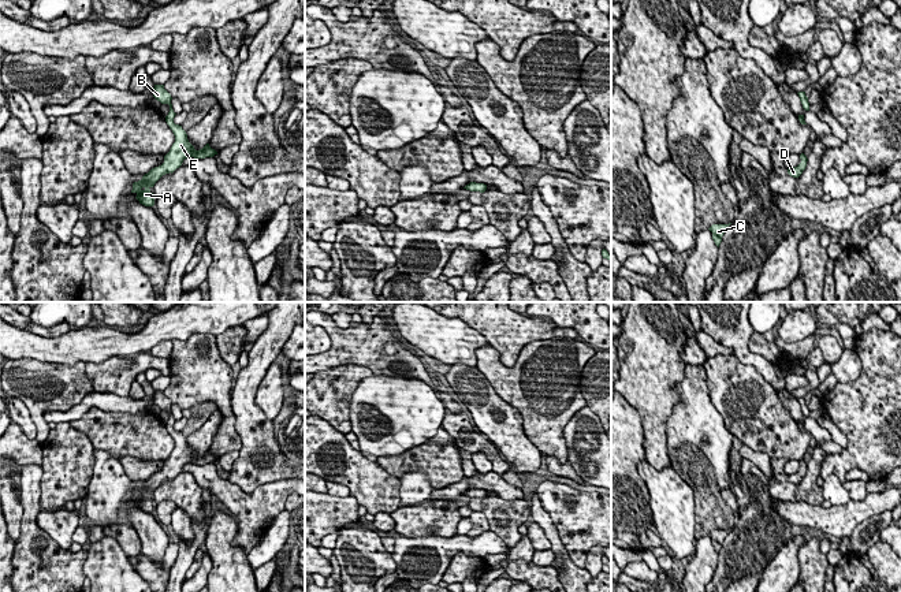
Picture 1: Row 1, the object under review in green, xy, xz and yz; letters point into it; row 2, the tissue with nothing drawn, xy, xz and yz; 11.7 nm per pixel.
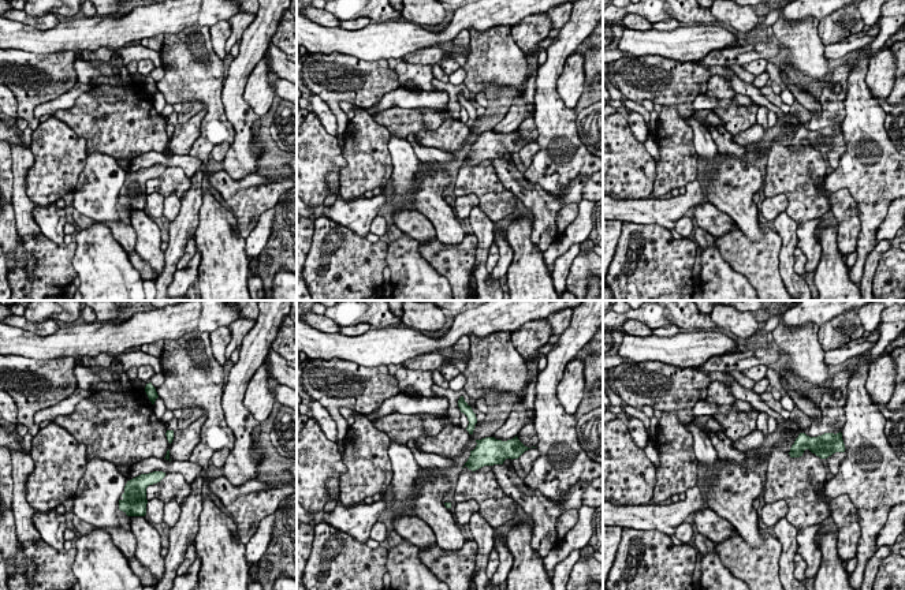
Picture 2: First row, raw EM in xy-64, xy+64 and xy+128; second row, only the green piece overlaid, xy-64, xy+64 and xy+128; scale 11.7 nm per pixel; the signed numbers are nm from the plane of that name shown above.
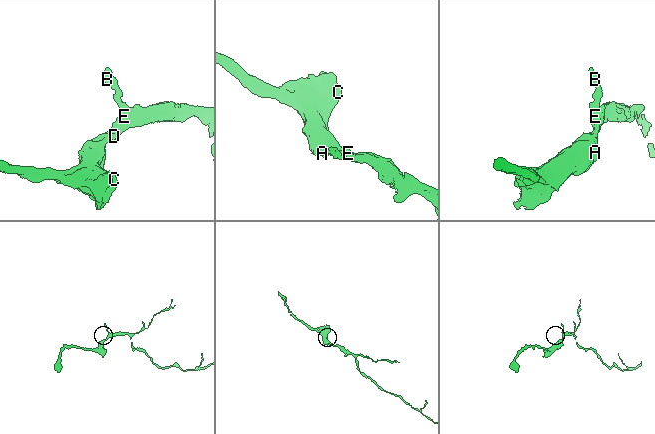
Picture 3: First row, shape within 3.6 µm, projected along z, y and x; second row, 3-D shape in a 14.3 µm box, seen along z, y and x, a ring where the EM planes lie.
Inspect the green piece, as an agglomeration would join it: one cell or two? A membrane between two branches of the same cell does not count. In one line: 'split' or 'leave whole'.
leave whole

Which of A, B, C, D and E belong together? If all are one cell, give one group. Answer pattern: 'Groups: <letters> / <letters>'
Groups: A B C D E

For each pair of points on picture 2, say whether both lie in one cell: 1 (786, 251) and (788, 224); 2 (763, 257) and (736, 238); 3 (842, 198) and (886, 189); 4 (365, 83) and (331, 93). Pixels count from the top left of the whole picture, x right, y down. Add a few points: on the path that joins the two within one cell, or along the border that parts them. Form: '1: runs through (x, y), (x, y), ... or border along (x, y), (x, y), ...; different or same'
1: runs through (788, 245), (788, 231); same
2: runs through (756, 257), (743, 245); same
3: border along (823, 182), (827, 190), (849, 191), (860, 227); different
4: runs through (357, 83), (342, 83), (339, 86); same

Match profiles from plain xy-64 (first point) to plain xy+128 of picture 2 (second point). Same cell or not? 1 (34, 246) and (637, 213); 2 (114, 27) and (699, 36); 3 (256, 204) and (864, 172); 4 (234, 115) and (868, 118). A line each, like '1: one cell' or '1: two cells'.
1: two cells
2: one cell
3: two cells
4: one cell

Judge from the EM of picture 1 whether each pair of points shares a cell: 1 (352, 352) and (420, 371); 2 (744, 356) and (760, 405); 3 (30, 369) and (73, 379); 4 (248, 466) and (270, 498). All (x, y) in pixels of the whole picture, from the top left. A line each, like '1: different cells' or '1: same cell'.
1: same cell
2: different cells
3: same cell
4: different cells

